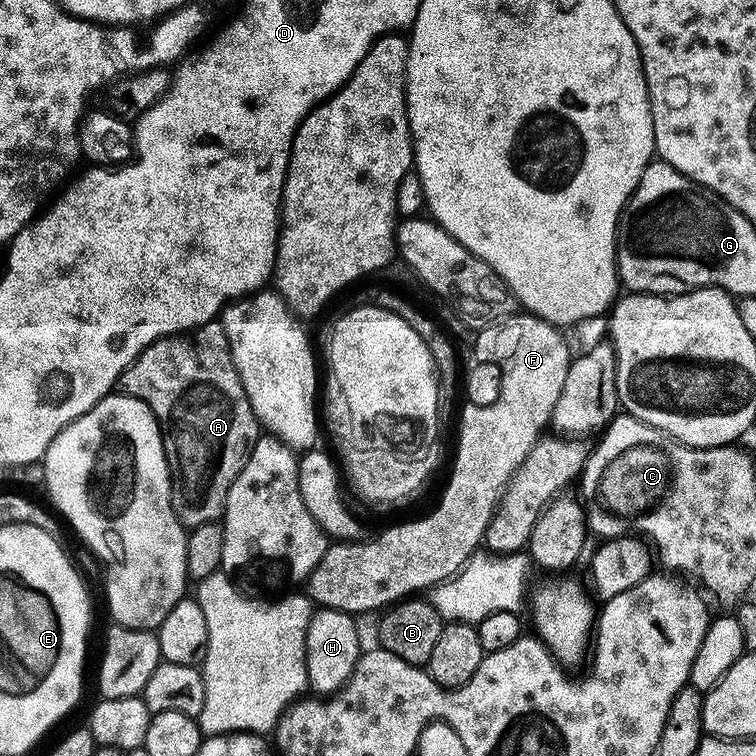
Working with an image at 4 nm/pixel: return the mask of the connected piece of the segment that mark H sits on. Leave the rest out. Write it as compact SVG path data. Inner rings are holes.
M320 608L313 615L306 634L306 670L308 688L317 697L331 698L347 688L362 655L357 617L333 608Z

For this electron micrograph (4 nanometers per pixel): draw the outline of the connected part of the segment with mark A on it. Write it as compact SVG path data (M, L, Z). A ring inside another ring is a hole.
M213 322L191 334L168 336L158 341L120 375L118 388L123 395L146 402L156 415L164 435L168 465L172 467L172 501L181 524L193 530L217 523L228 507L228 495L234 482L238 482L250 454L262 438L261 422L250 406L250 398L234 366L232 347L223 323Z

